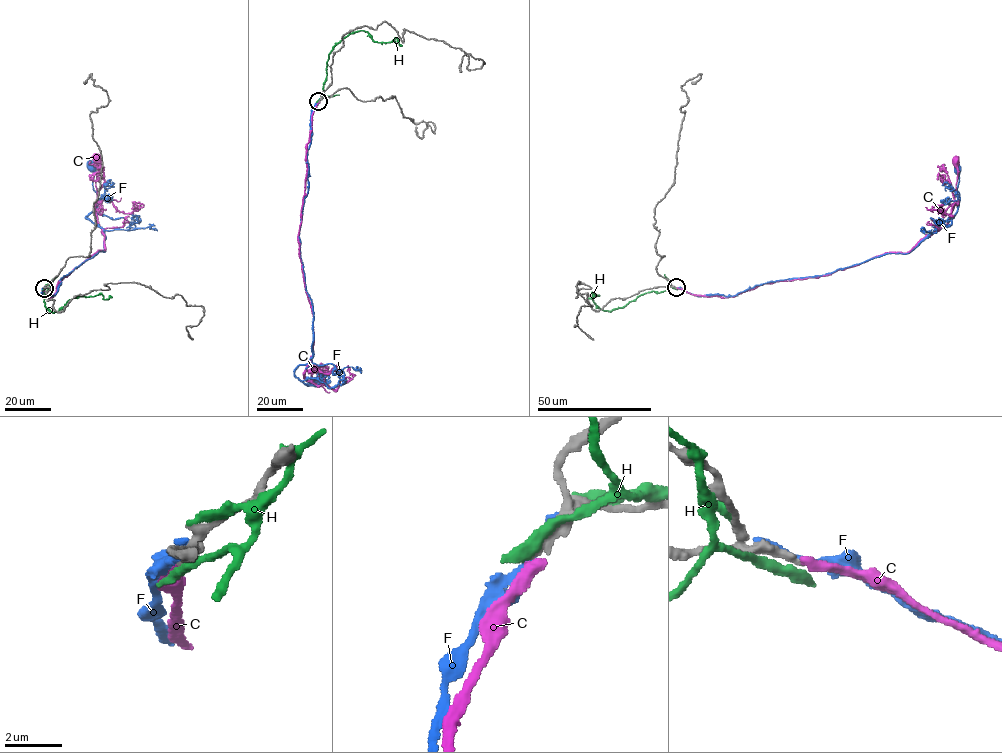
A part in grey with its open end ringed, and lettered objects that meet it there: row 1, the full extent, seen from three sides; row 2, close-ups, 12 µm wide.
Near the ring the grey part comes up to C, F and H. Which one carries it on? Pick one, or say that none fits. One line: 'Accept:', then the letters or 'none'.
Accept: C

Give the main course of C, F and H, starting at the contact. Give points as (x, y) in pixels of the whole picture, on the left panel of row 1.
C: (44, 288), (44, 295), (53, 296), (58, 281), (97, 251), (105, 251), (105, 238), (95, 210), (96, 157)
F: (45, 287), (43, 295), (54, 295), (64, 276), (105, 250), (104, 232), (85, 217), (97, 203), (92, 165)
H: (45, 288), (49, 288), (44, 305), (52, 312), (78, 297), (112, 296)

